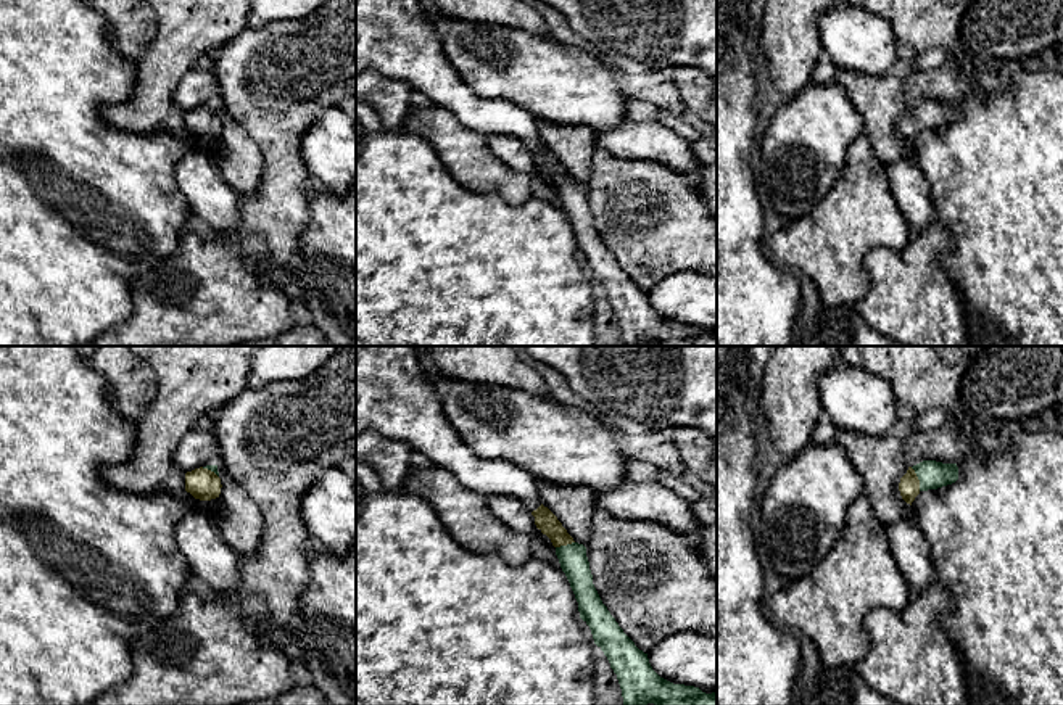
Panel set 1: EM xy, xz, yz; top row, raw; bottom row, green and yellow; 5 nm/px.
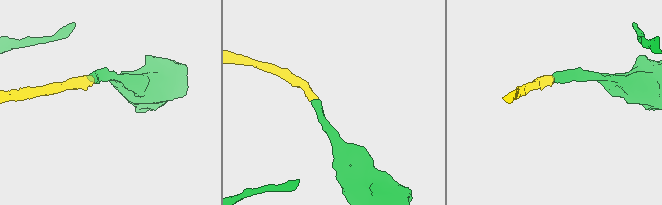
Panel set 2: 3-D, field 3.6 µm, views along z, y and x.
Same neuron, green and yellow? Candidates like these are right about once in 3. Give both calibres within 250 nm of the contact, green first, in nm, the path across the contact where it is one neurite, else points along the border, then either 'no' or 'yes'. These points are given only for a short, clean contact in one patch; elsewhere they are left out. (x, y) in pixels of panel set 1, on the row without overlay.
calibres 140 and 110 nm; way yz (931, 113), (918, 118), (909, 126); yes

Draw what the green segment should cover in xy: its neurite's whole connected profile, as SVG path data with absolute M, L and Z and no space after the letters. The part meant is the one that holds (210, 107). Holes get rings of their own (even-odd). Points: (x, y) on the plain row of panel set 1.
M206 105L185 113L185 130L195 138L211 140L221 134L217 105Z

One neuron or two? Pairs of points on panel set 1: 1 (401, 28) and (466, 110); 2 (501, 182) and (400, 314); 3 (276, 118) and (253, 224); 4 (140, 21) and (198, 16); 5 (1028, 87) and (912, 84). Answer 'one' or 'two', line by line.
1: one
2: two
3: one
4: two
5: two

